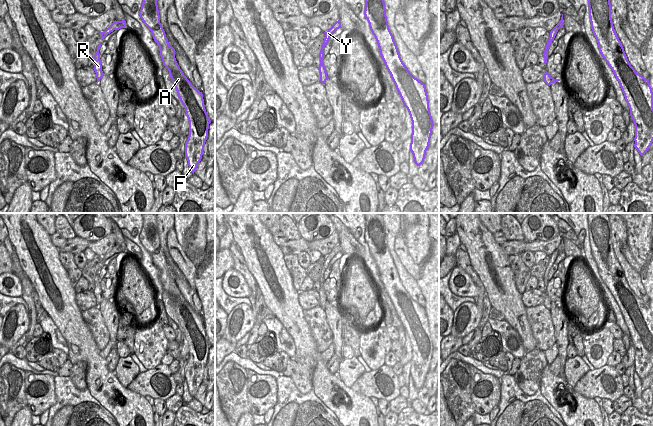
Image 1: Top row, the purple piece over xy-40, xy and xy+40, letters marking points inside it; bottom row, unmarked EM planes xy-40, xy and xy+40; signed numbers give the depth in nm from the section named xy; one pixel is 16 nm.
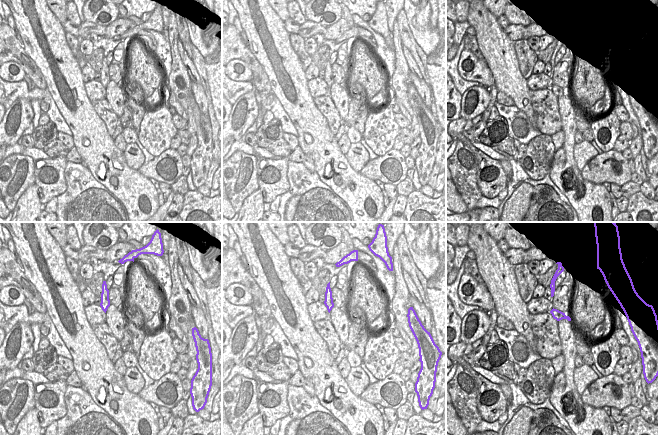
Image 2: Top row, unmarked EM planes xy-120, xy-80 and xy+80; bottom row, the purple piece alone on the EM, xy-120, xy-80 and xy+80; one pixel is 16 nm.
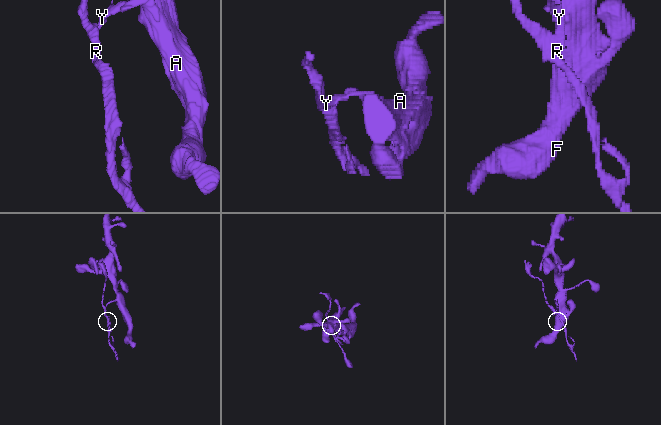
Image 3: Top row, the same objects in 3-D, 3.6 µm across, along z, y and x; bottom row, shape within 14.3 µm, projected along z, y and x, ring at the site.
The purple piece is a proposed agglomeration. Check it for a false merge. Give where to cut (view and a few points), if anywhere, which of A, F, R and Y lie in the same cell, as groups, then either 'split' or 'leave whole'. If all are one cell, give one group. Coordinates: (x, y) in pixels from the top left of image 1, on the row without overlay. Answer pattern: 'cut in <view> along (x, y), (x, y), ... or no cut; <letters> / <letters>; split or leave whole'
cut in xy along (322, 284), (320, 287); A F Y / R; split

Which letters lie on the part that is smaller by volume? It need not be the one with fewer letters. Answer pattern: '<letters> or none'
R

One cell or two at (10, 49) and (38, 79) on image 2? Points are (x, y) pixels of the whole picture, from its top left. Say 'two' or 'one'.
one

